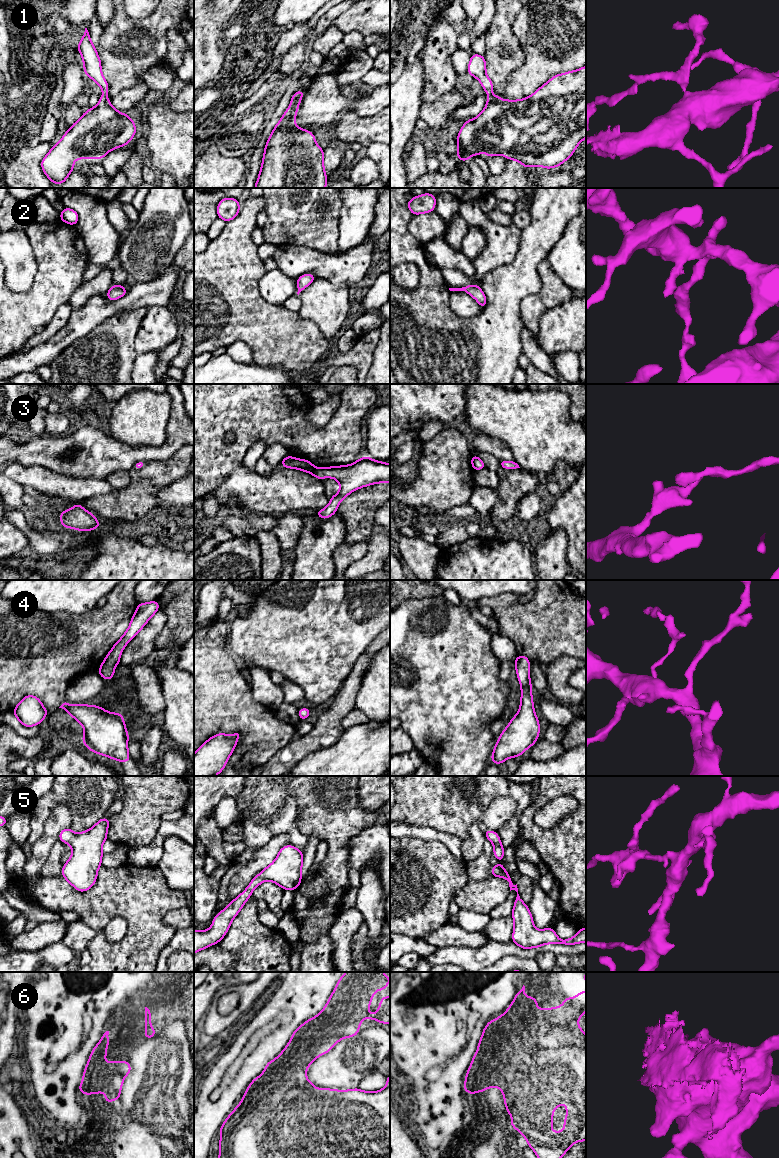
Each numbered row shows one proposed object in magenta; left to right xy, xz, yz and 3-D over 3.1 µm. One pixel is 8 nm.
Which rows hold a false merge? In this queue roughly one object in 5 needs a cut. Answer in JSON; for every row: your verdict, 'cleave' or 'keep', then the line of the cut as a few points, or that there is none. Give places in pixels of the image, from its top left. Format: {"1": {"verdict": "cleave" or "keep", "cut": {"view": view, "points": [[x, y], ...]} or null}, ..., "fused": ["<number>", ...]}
{"1": {"verdict": "keep", "cut": null}, "2": {"verdict": "keep", "cut": null}, "3": {"verdict": "keep", "cut": null}, "4": {"verdict": "keep", "cut": null}, "5": {"verdict": "keep", "cut": null}, "6": {"verdict": "cleave", "cut": {"view": "xz", "points": [[279, 1055], [294, 1055], [297, 1064], [305, 1071]]}}, "fused": ["6"]}

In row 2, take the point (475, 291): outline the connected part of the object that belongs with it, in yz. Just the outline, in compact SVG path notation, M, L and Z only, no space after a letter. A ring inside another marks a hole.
M468 285L462 288L449 288L450 291L464 291L471 295L480 305L481 309L487 304L487 298L479 285Z

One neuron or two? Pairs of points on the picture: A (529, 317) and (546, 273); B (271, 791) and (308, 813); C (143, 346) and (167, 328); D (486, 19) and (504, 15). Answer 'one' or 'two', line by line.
A: one
B: one
C: one
D: two

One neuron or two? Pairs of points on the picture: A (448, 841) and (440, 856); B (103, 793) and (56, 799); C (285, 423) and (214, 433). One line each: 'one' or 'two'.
A: two
B: one
C: one

